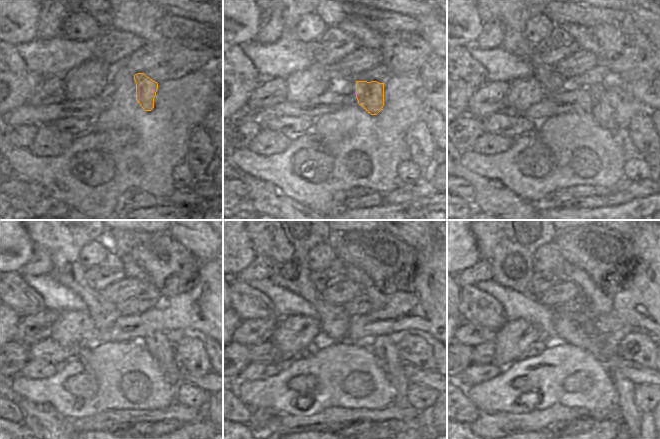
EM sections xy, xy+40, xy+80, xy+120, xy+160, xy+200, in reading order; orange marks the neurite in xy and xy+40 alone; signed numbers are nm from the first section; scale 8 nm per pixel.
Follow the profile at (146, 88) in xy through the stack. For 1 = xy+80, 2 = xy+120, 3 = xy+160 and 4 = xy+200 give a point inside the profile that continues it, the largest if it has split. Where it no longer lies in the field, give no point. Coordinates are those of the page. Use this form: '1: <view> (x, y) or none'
1: xy+80 (607, 98)
2: xy+120 (157, 344)
3: xy+160 (384, 348)
4: xy+200 (630, 415)

